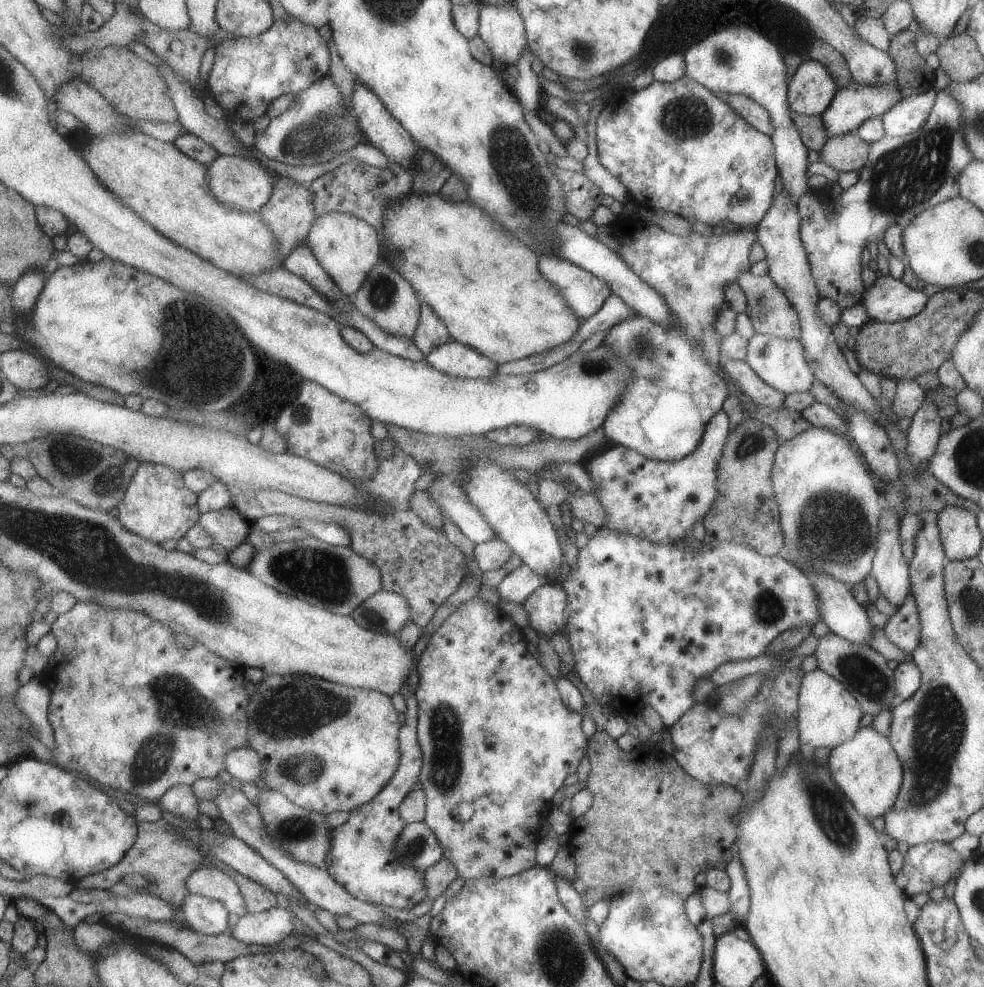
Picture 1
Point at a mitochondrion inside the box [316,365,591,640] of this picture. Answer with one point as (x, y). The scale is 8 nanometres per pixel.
(374, 618)

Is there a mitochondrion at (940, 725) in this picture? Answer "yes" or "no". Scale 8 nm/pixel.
yes

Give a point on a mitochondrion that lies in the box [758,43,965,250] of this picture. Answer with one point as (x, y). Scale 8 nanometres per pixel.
(906, 176)

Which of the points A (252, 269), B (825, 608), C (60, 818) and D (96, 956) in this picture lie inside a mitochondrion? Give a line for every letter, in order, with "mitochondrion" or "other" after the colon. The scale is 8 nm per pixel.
A: other
B: other
C: mitochondrion
D: other

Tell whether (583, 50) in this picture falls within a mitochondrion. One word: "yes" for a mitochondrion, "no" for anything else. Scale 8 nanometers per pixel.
yes

